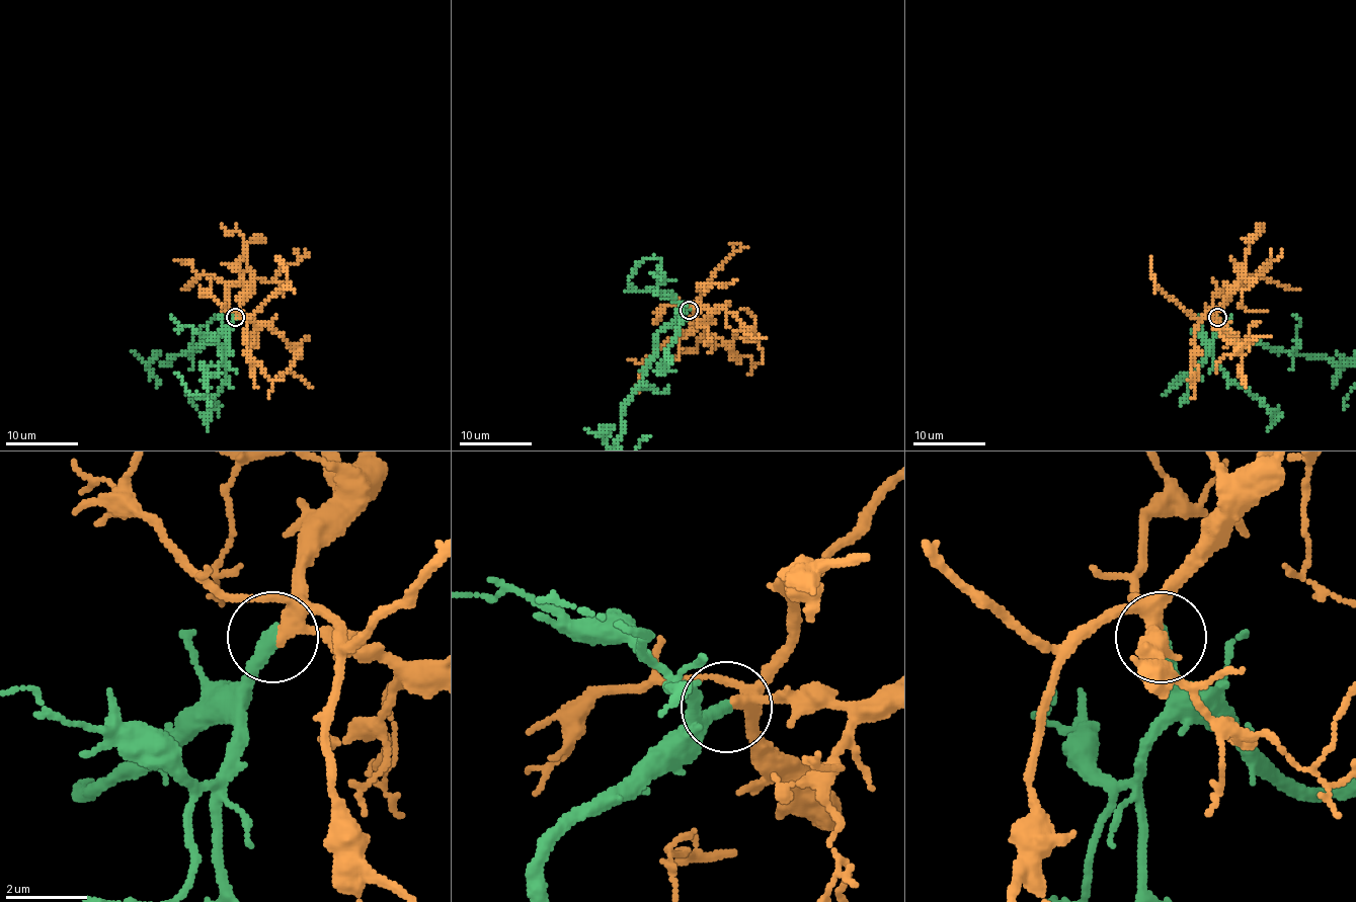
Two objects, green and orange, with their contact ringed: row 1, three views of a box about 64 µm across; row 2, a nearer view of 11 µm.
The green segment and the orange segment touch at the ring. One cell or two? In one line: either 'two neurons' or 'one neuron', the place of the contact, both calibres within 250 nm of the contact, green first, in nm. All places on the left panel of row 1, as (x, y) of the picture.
one neuron | (235, 317) | 400/260 nm

